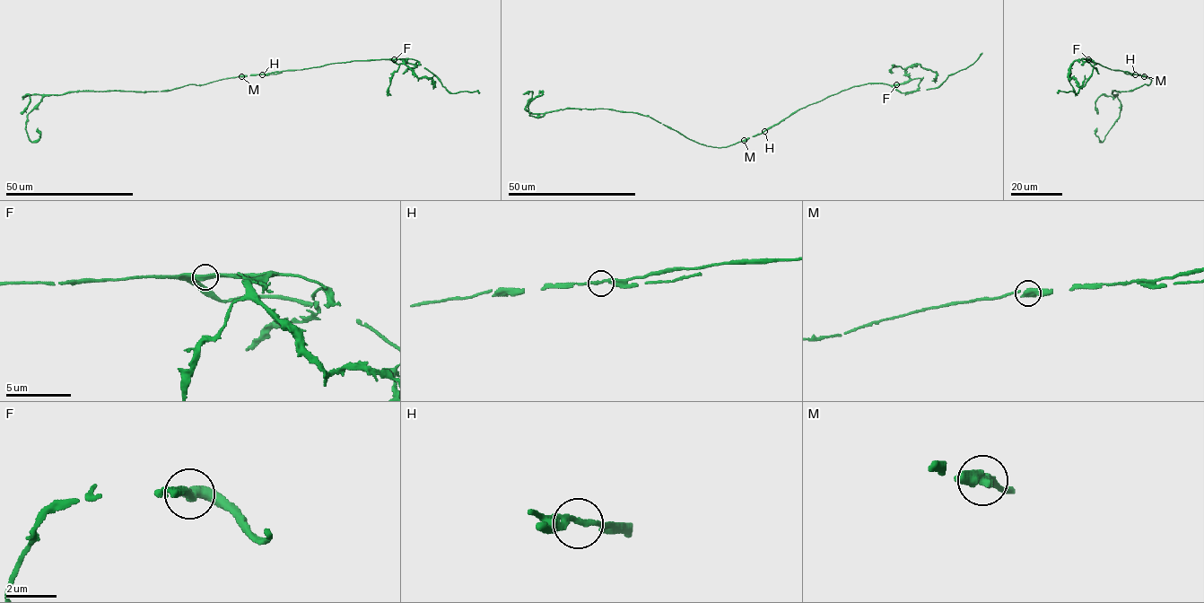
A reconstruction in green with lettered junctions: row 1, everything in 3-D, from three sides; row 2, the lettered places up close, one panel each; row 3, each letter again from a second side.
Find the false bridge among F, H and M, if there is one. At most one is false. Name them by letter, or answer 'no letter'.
no letter

